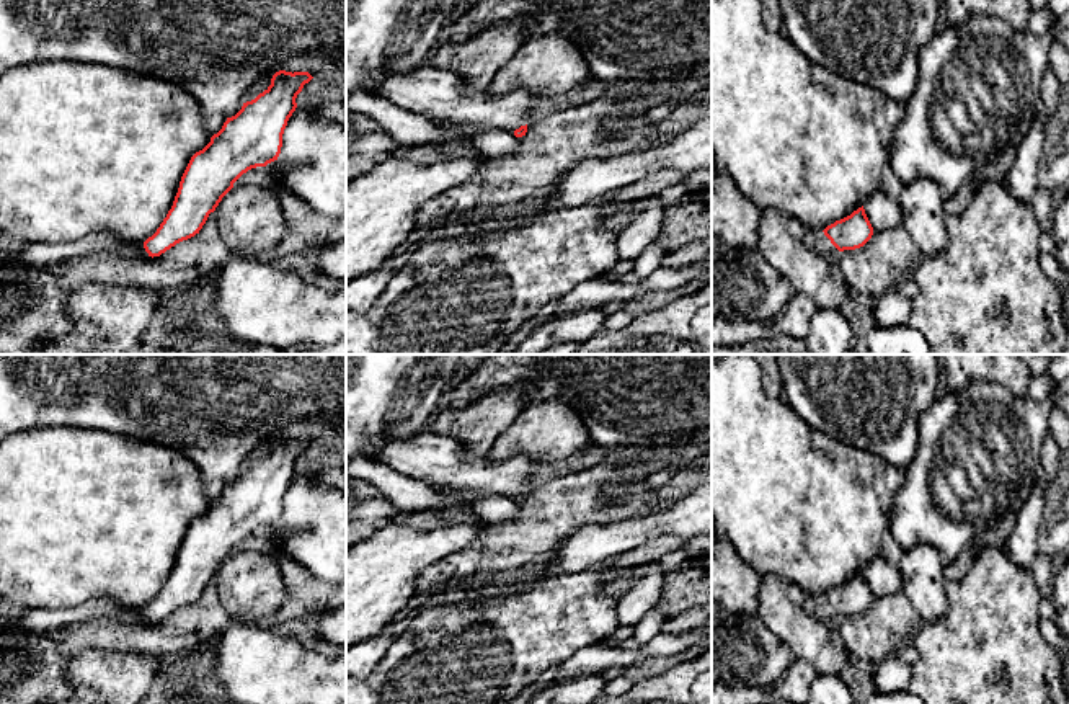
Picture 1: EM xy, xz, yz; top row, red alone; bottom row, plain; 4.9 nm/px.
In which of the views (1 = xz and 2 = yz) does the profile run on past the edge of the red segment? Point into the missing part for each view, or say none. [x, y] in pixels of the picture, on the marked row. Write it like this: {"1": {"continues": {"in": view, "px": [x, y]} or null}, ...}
{"1": {"continues": {"in": "xz", "px": [441, 95]}}, "2": {"continues": {"in": "yz", "px": [816, 240]}}}

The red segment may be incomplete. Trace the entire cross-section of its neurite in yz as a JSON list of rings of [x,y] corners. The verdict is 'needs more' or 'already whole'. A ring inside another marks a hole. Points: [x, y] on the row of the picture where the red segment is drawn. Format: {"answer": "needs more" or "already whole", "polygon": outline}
{"answer": "needs more", "polygon": [[[863,206],[850,216],[836,221],[824,230],[806,229],[801,242],[813,252],[827,256],[832,252],[855,250],[863,247],[873,235],[873,227]]]}

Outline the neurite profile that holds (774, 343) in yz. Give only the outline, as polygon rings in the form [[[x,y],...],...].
[[[769,335],[744,345],[713,346],[712,354],[813,354],[805,340],[788,335]]]

